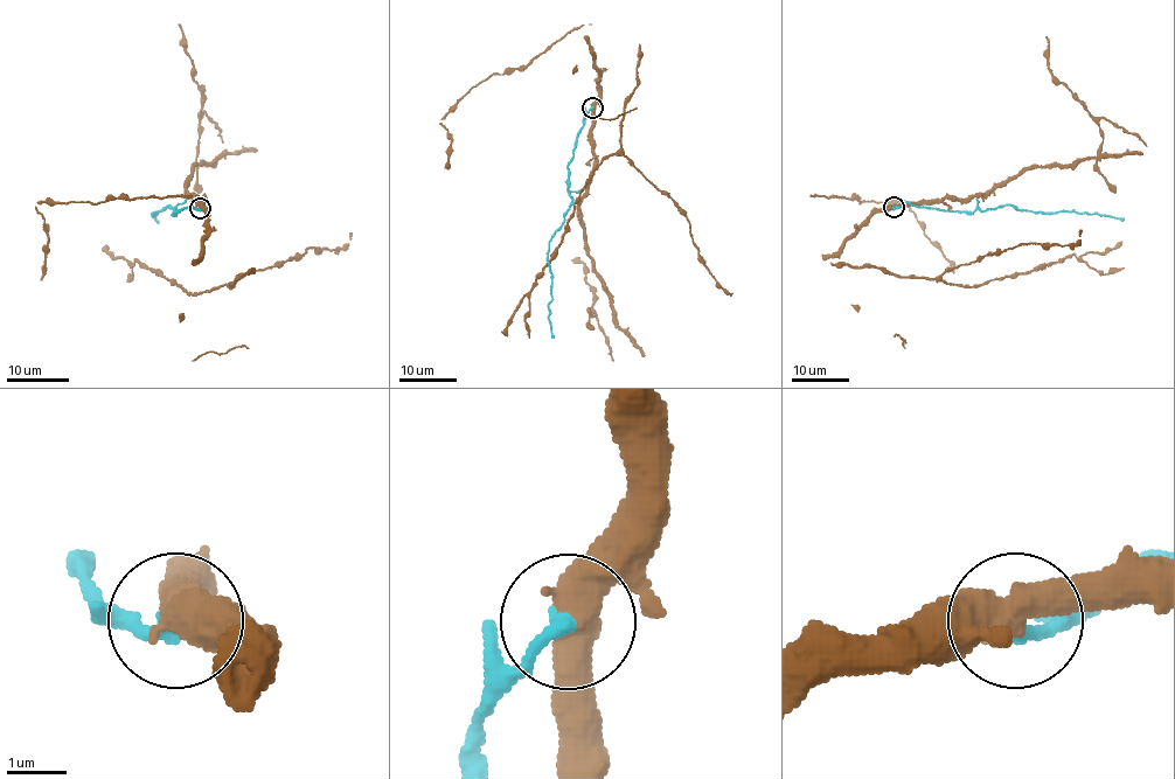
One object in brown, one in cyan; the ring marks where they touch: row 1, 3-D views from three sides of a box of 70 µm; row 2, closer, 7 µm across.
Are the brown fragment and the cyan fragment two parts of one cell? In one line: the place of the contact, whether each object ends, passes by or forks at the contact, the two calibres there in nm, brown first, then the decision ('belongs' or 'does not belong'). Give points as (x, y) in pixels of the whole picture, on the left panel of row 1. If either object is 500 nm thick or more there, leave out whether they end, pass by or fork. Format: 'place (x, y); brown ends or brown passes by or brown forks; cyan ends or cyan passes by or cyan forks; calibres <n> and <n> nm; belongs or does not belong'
place (200, 208); calibres 550 and 260 nm; does not belong

